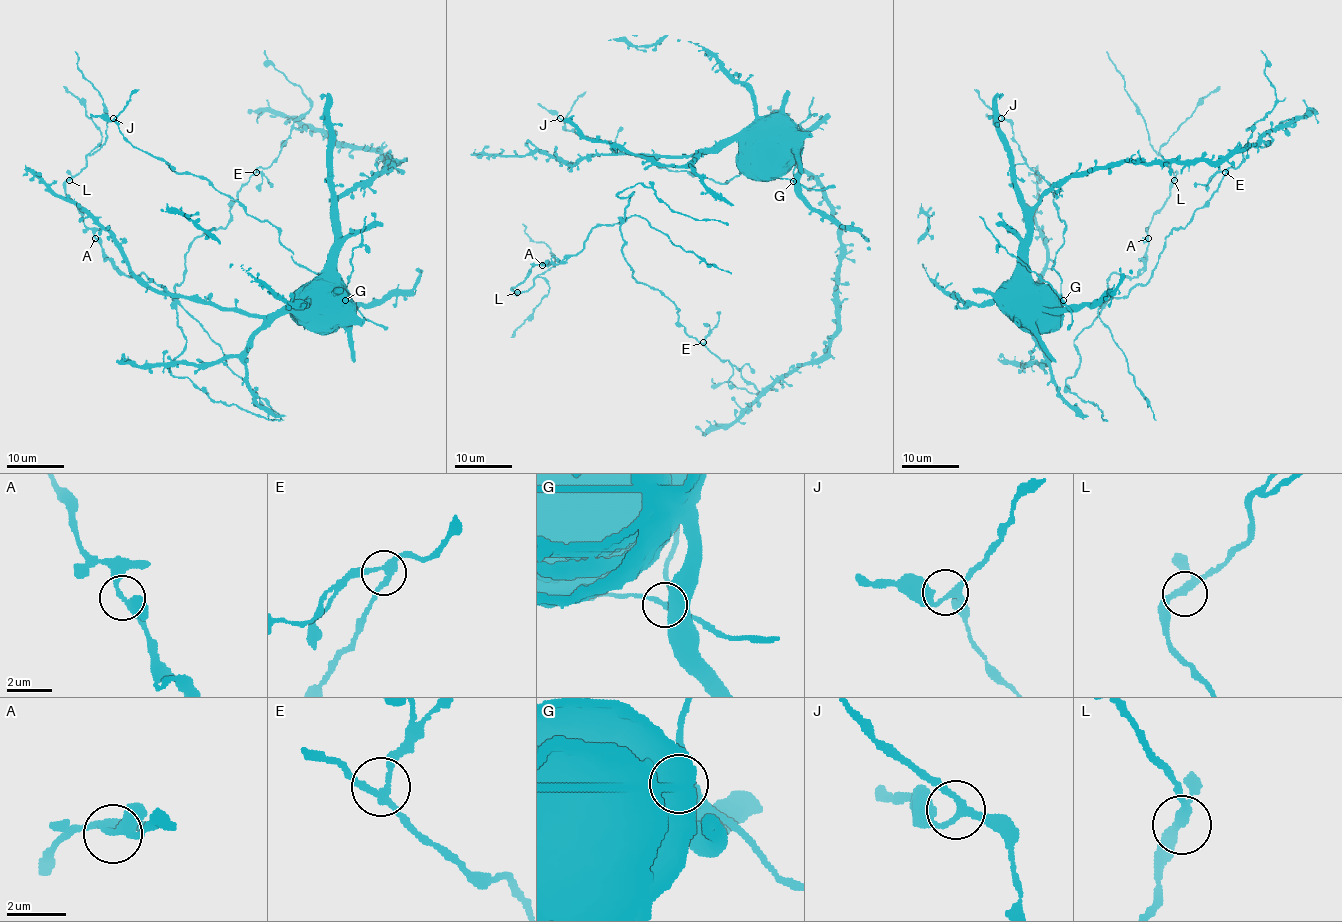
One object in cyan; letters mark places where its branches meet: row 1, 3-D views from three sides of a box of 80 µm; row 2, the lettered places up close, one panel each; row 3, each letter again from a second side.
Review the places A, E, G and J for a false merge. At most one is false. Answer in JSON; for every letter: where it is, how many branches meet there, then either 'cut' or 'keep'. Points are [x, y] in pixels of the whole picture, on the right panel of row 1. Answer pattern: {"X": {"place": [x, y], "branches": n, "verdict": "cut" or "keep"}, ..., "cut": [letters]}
{"A": {"place": [1148, 238], "branches": 3, "verdict": "keep"}, "E": {"place": [1225, 172], "branches": 3, "verdict": "keep"}, "G": {"place": [1063, 300], "branches": 3, "verdict": "keep"}, "J": {"place": [1001, 118], "branches": 3, "verdict": "keep"}, "cut": []}

